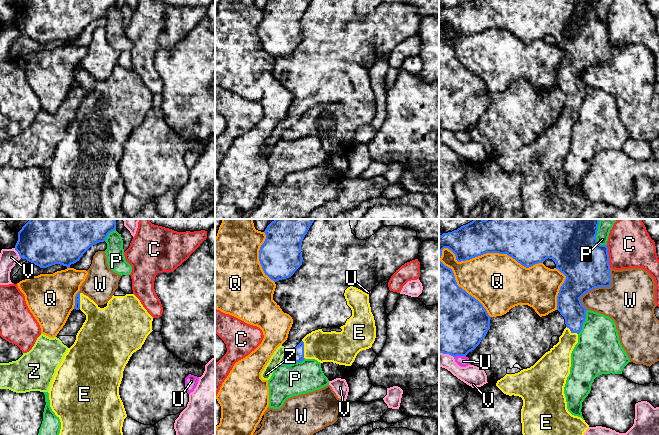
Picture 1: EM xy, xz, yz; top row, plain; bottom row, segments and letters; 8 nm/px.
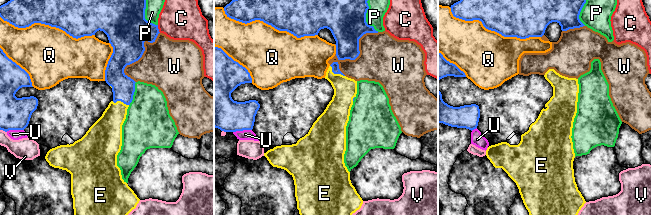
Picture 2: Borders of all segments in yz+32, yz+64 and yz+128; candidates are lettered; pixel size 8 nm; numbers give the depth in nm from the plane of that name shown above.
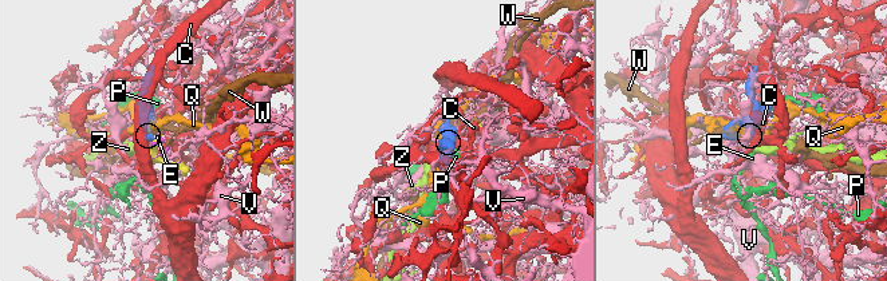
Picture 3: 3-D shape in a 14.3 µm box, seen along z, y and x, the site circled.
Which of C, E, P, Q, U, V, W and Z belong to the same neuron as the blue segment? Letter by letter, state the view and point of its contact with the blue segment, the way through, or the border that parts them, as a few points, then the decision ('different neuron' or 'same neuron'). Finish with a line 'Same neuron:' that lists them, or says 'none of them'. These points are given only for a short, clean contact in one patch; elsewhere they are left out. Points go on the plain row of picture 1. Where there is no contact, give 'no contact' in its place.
C: contact yz (608, 32); different neuron
E: contact xz (303, 125); way xz (296, 130), (303, 125), (312, 122), (333, 122); same neuron
P: contact yz (595, 13); different neuron
Q: contact yz (487, 28); different neuron
U: contact yz (459, 131); border yz (465, 131), (456, 131), (454, 133); different neuron
V: contact xy (18, 29); different neuron
W: contact yz (598, 62); different neuron
Z: contact xz (283, 133); border xz (287, 128), (280, 138); different neuron
Same neuron: E

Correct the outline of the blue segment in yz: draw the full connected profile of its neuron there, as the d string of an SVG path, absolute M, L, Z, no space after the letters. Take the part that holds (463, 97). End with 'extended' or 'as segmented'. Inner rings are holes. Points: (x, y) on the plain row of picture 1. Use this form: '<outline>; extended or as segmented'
M466 0L452 8L439 12L439 129L453 133L466 132L474 126L490 105L490 92L483 81L457 61L451 44L445 42L440 34L442 26L451 26L458 38L470 36L486 29L507 30L522 42L529 44L535 40L552 35L556 45L566 52L557 72L557 86L565 95L566 104L559 118L546 128L533 142L515 150L506 150L497 157L496 162L506 171L519 172L523 176L521 185L522 210L524 219L578 219L589 201L581 193L572 191L567 185L564 163L570 150L571 129L578 119L578 110L586 95L587 85L580 74L598 63L610 63L610 41L607 21L600 21L596 11L599 0Z; extended

